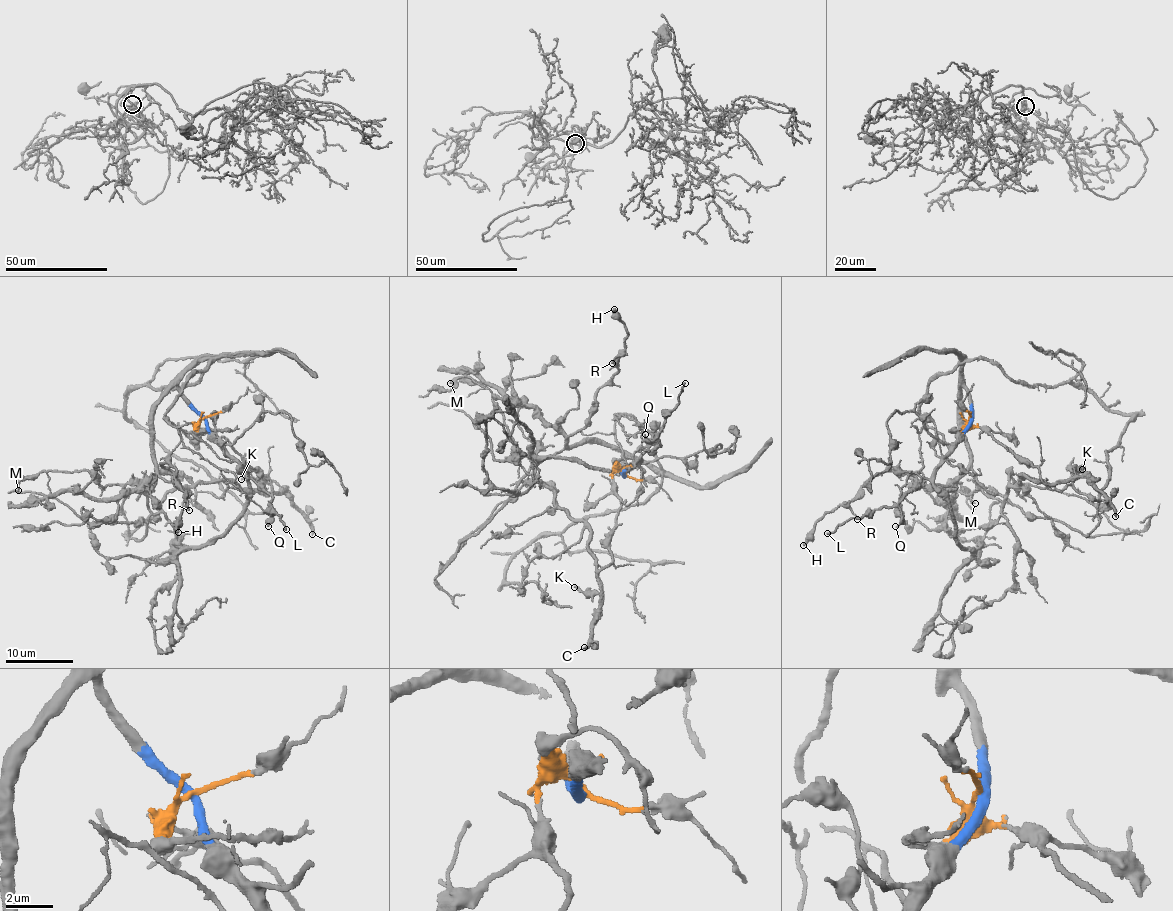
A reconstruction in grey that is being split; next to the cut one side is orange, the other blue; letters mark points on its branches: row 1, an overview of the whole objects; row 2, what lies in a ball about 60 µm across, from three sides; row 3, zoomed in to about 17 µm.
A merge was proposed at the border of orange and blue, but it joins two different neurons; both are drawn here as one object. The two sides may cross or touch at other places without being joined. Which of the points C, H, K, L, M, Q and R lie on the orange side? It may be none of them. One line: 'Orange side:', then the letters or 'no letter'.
Orange side: C, K, M

